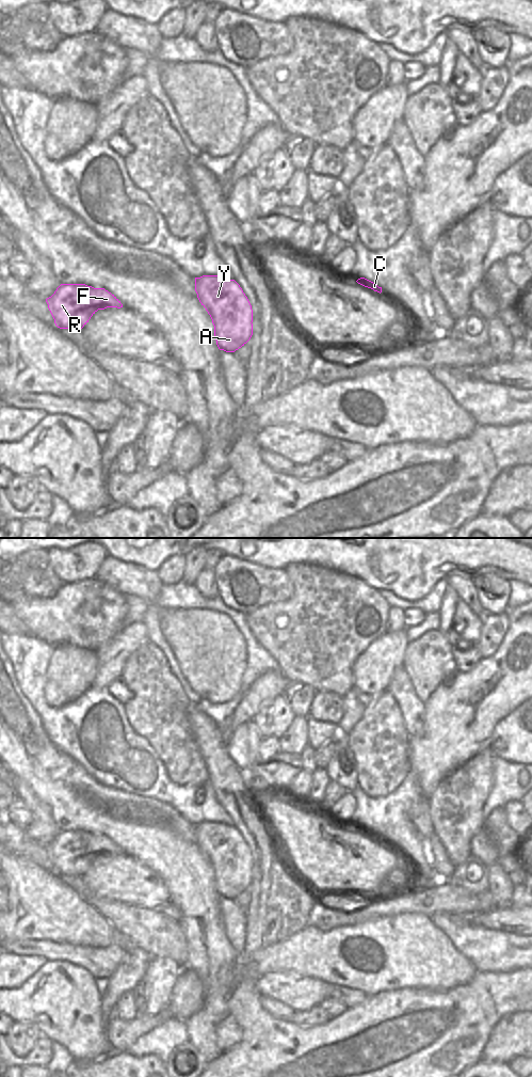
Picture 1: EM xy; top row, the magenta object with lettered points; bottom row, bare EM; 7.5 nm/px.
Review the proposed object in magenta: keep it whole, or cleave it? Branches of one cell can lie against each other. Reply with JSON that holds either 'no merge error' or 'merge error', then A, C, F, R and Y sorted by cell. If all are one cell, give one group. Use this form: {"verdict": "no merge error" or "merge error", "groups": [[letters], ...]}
{"verdict": "no merge error", "groups": [["A", "C", "F", "R", "Y"]]}

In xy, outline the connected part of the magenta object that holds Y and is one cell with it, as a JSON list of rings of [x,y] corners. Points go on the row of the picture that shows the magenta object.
[[[217,275],[195,278],[195,291],[214,326],[220,350],[235,352],[253,335],[253,310],[235,280]]]

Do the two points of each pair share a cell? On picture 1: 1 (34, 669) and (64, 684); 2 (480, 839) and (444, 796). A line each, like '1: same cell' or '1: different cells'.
1: different cells
2: different cells

